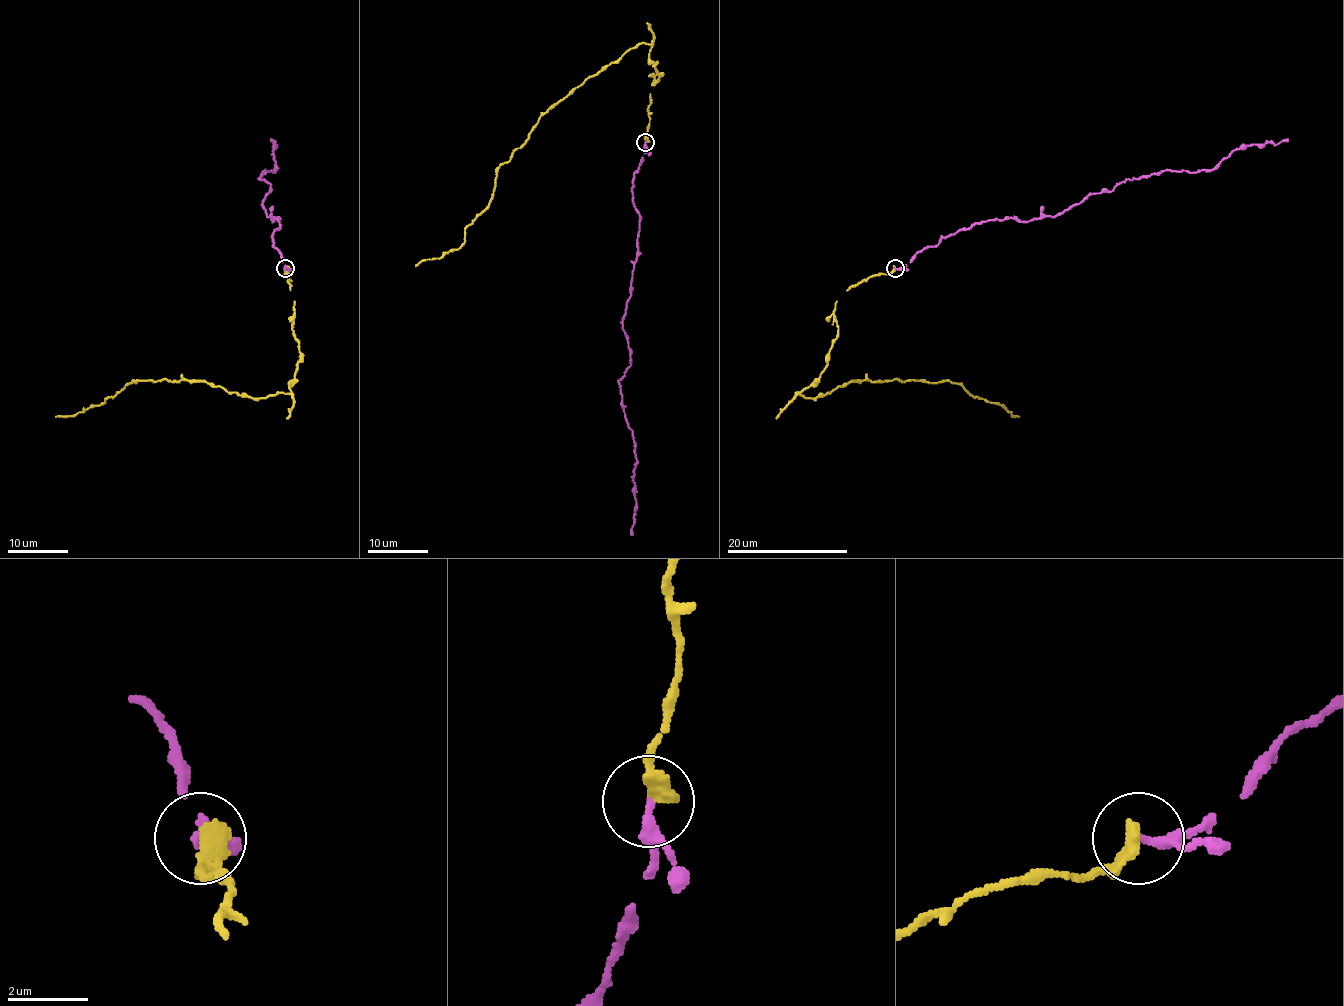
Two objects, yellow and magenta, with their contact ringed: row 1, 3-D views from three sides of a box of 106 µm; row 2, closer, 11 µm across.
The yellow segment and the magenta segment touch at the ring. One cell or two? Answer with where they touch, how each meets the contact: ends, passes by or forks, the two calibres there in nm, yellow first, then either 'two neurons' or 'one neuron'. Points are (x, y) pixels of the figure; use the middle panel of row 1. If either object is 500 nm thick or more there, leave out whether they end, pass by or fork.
(645, 142) | yellow ends | magenta passes by | 440/200 nm | one neuron

